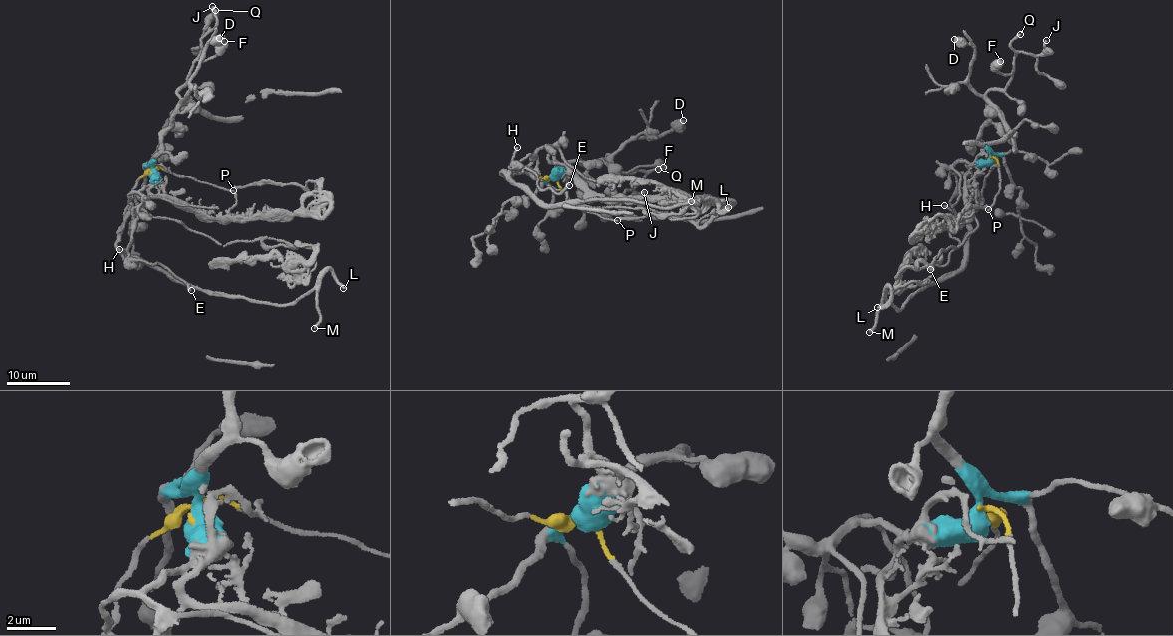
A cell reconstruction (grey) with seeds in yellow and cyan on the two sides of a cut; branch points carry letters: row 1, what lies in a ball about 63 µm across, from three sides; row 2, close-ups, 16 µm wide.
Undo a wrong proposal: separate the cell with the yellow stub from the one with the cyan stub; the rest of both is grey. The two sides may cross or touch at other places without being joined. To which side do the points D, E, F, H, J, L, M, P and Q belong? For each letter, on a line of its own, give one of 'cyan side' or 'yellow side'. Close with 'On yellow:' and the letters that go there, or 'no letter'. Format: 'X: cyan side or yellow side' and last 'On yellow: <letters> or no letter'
D: cyan side
E: yellow side
F: cyan side
H: yellow side
J: cyan side
L: yellow side
M: yellow side
P: yellow side
Q: cyan side
On yellow: E, H, L, M, P

